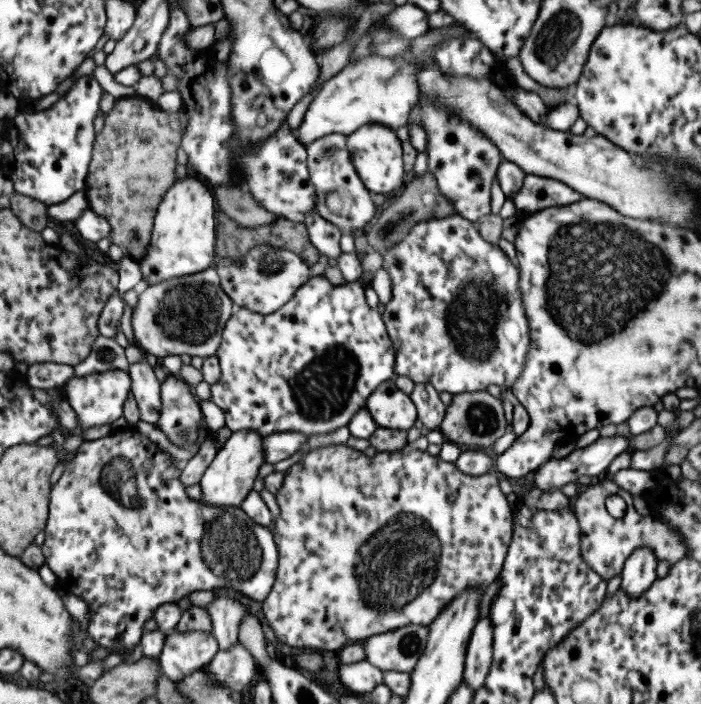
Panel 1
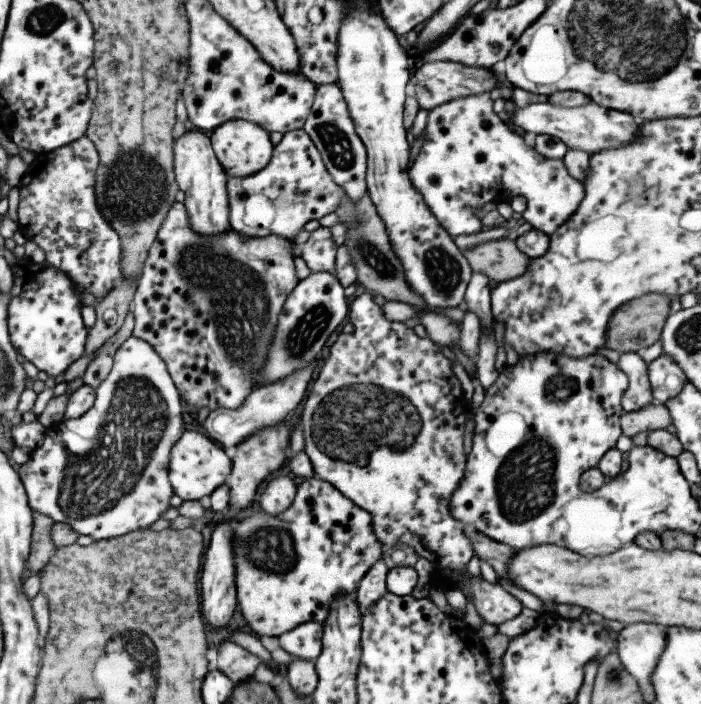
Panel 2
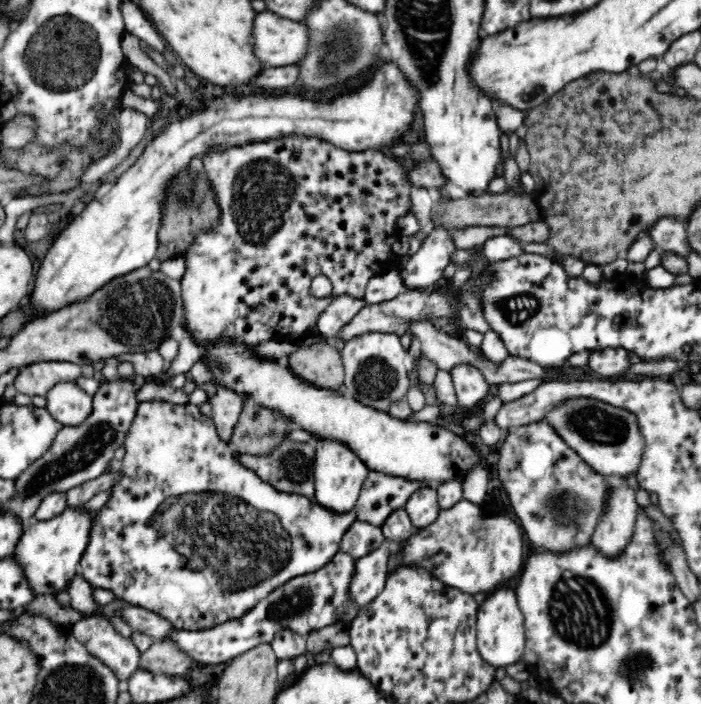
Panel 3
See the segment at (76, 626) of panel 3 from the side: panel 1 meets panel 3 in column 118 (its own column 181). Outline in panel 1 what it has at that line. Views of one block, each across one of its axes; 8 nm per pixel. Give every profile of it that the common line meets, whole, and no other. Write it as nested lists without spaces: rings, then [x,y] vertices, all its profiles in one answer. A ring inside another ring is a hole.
[[[171,630],[164,638],[156,659],[162,674],[175,683],[179,678],[206,666],[218,649],[218,644],[210,633],[177,633]]]

